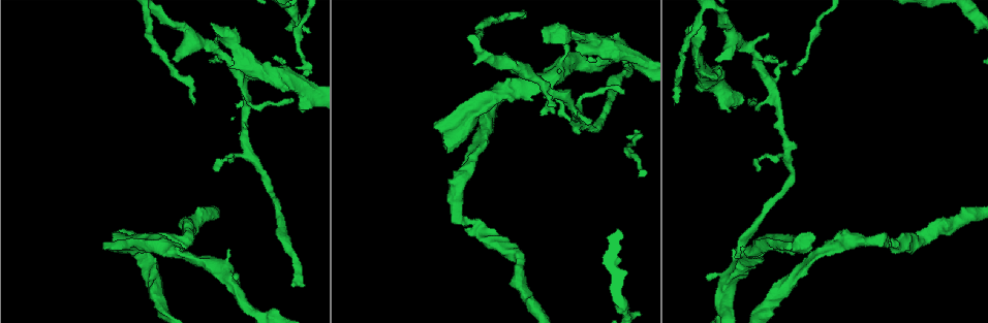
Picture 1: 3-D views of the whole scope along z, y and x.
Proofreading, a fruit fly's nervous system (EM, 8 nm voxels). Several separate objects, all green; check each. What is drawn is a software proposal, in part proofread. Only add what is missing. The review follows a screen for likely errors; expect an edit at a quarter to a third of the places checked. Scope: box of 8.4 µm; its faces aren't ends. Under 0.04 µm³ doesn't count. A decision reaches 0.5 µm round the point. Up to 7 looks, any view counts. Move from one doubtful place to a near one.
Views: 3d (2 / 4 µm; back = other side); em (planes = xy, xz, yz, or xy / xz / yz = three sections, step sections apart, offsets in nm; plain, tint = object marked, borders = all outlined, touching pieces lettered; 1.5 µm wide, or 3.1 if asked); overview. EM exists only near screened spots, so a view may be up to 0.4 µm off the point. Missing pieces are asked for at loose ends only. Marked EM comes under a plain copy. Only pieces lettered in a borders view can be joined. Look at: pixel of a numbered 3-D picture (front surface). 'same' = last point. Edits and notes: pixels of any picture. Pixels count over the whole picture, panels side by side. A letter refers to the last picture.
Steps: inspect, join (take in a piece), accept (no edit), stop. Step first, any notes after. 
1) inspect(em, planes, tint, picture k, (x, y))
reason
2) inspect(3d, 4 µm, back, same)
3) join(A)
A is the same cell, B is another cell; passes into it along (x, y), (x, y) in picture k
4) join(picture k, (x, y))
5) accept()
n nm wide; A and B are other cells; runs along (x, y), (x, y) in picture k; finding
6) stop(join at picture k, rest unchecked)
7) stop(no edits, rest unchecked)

inspect(3d, 4 µm, back, picture 1, (715, 59))
free end

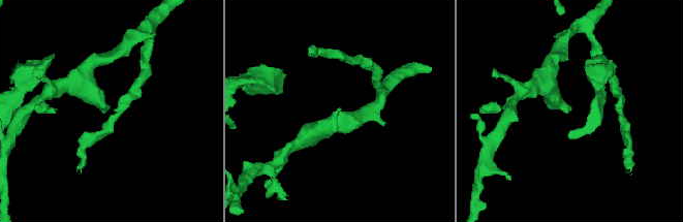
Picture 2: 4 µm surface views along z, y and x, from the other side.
inspect(em, planes, borders, picture 2, (106, 109))

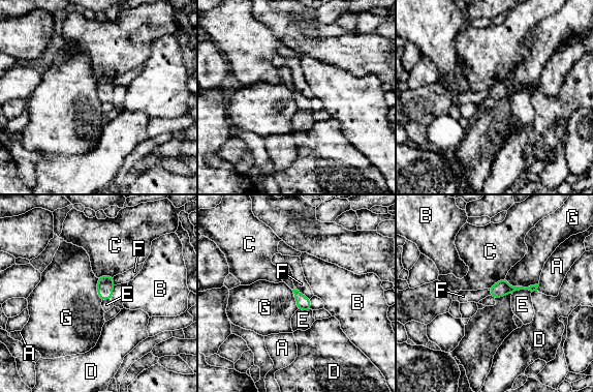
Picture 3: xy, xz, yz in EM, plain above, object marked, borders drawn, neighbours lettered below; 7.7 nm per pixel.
accept()
A, B, C, D, E, F and G are other cells; border along (505, 277), (517, 287), (538, 282) in picture 3; no lettered piece goes on from it

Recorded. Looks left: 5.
inspect(em, xz, step 4, tint, picture 1, (554, 106))
an open end

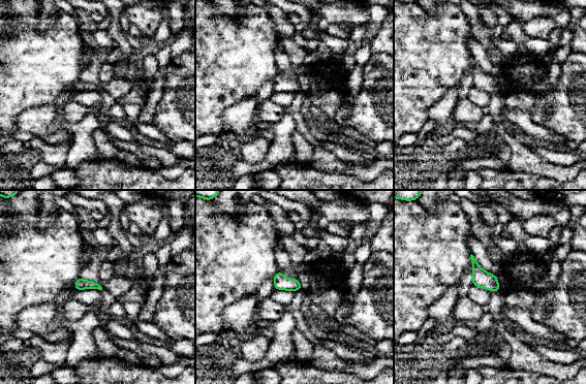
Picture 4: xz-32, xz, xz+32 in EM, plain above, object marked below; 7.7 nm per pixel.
inspect(em, planes, borders, same)

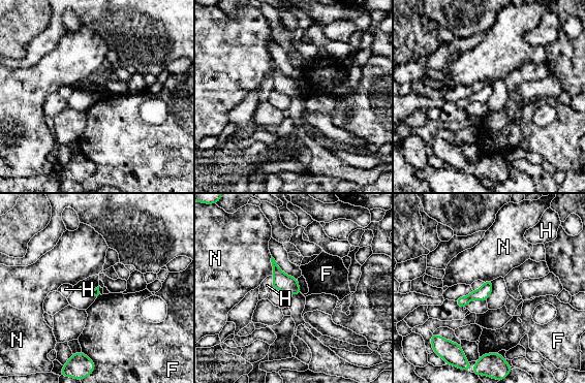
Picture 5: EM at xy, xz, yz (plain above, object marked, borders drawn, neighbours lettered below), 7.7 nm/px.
accept()
F, H and N are other cells; runs along (489, 284), (479, 294), (459, 301) in picture 5; none of them fits

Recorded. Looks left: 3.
inspect(em, planes, tint, picture 1, (289, 86))
branch stops here

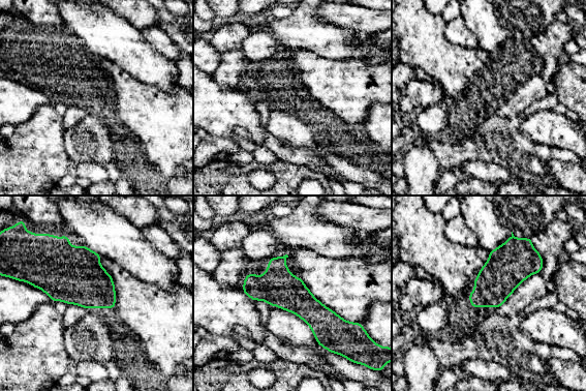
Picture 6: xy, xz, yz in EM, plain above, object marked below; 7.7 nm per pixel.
inspect(em, planes, borders, same)
what lies round it

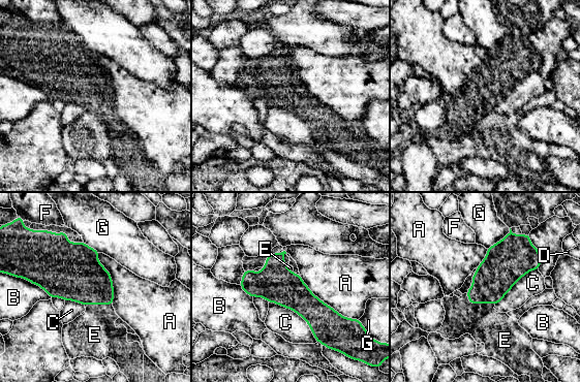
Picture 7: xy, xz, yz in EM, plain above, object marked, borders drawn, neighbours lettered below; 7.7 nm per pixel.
accept()
A touches over 550 nm; A, B, C, D, E, F and G are other cells; border along (466, 292), (469, 303), (494, 305) in picture 7; no lettered piece goes on from it

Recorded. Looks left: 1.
stop(no edits, rest unchecked)

